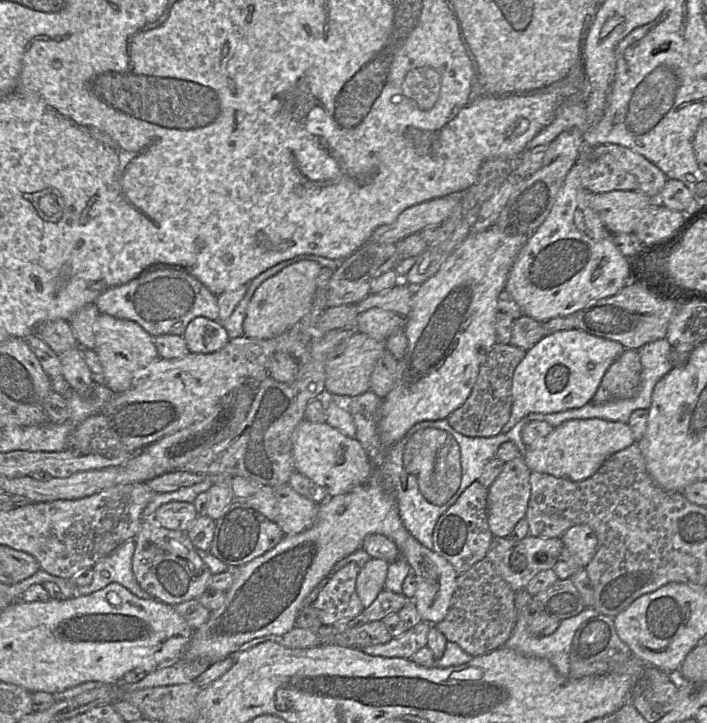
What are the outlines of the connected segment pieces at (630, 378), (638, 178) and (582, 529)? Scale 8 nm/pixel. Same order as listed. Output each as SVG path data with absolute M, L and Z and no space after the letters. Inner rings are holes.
M625 349L605 372L590 402L604 404L635 397L639 392L641 370L638 351Z
M604 144L588 148L579 157L583 187L591 193L611 191L642 192L657 199L665 186L667 176L645 157L616 144Z
M586 524L570 527L560 538L564 547L581 567L586 567L596 553L597 536L593 529Z

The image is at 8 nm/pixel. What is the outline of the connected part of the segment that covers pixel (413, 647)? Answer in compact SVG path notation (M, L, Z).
M420 621L400 637L392 638L385 644L366 646L356 649L361 649L364 653L372 656L411 659L411 656L415 652L427 646L427 636L431 626L431 624L425 621Z

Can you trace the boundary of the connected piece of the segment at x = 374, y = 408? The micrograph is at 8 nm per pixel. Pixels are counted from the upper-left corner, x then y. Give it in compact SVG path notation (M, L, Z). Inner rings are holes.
M369 390L361 395L345 401L345 407L352 416L356 427L355 438L367 453L373 468L380 474L380 481L394 494L400 518L405 528L428 549L433 548L433 531L439 517L459 498L461 493L474 481L477 481L483 467L496 456L499 446L506 442L513 442L521 456L527 450L522 440L522 429L527 423L527 417L516 423L506 434L493 437L468 437L456 432L448 423L447 418L435 421L423 421L415 424L398 442L390 447L383 447L378 432L378 416L382 400Z

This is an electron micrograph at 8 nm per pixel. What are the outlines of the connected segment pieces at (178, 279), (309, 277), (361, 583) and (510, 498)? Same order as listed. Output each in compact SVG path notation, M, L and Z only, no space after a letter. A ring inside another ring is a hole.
M156 269L125 284L114 286L95 301L100 313L138 323L152 337L182 335L190 321L202 316L218 320L217 297L195 276L179 269Z
M312 260L298 261L265 280L254 292L243 322L244 336L270 339L289 330L311 309L321 266Z
M371 558L360 567L356 578L356 592L364 608L370 606L384 589L389 563Z
M523 457L504 463L502 472L488 489L487 514L494 537L507 537L525 516L531 493L531 470Z

